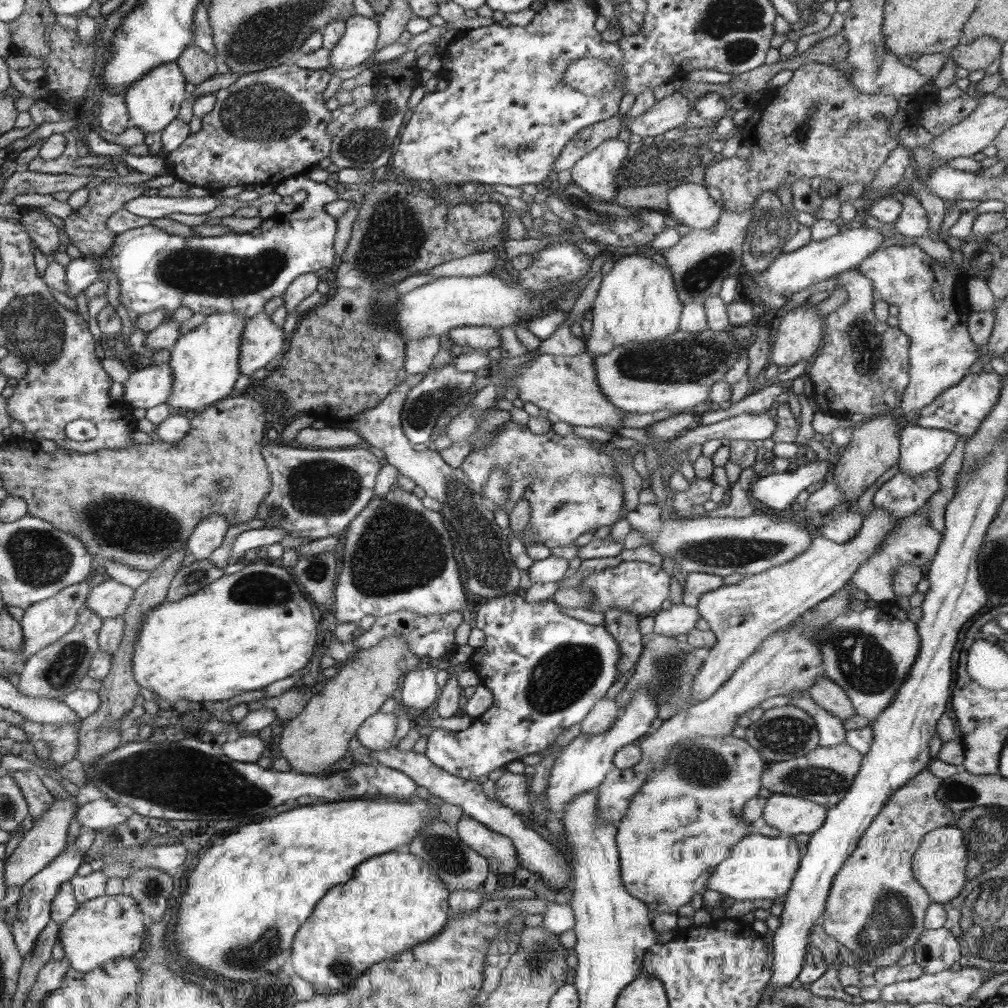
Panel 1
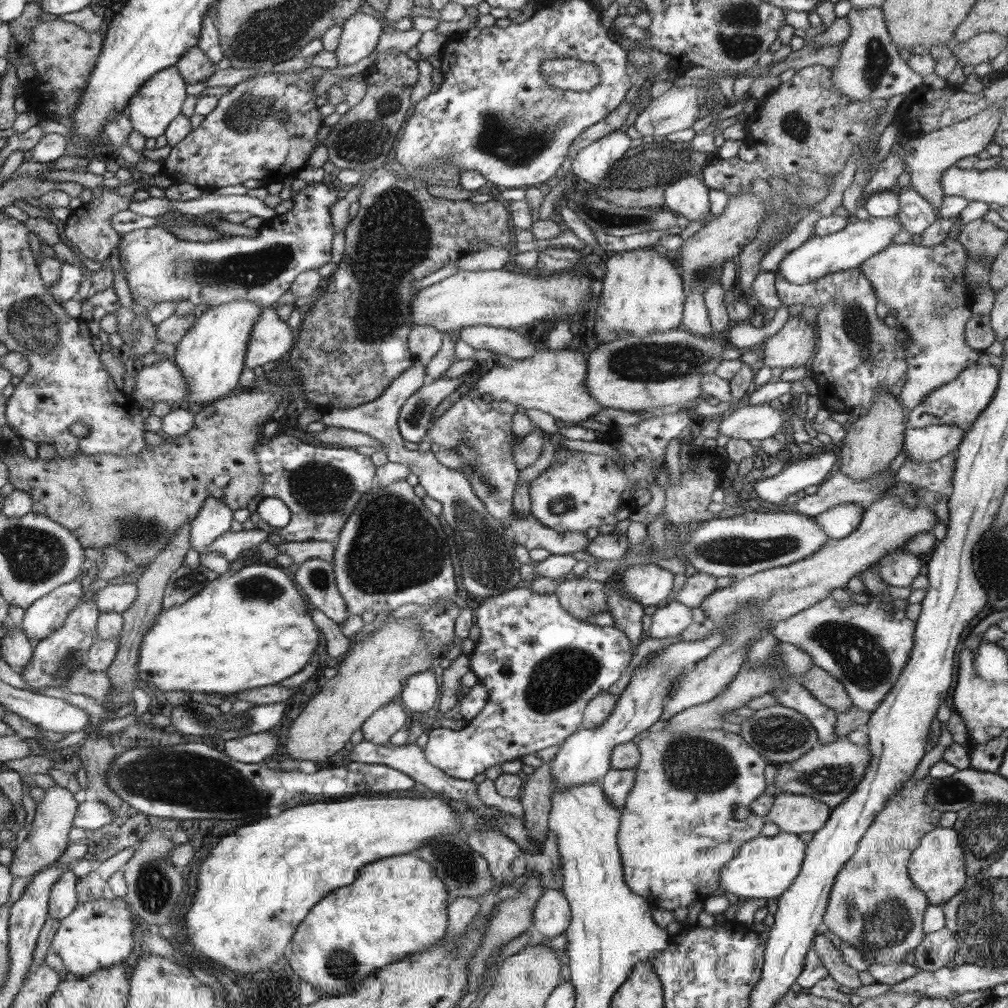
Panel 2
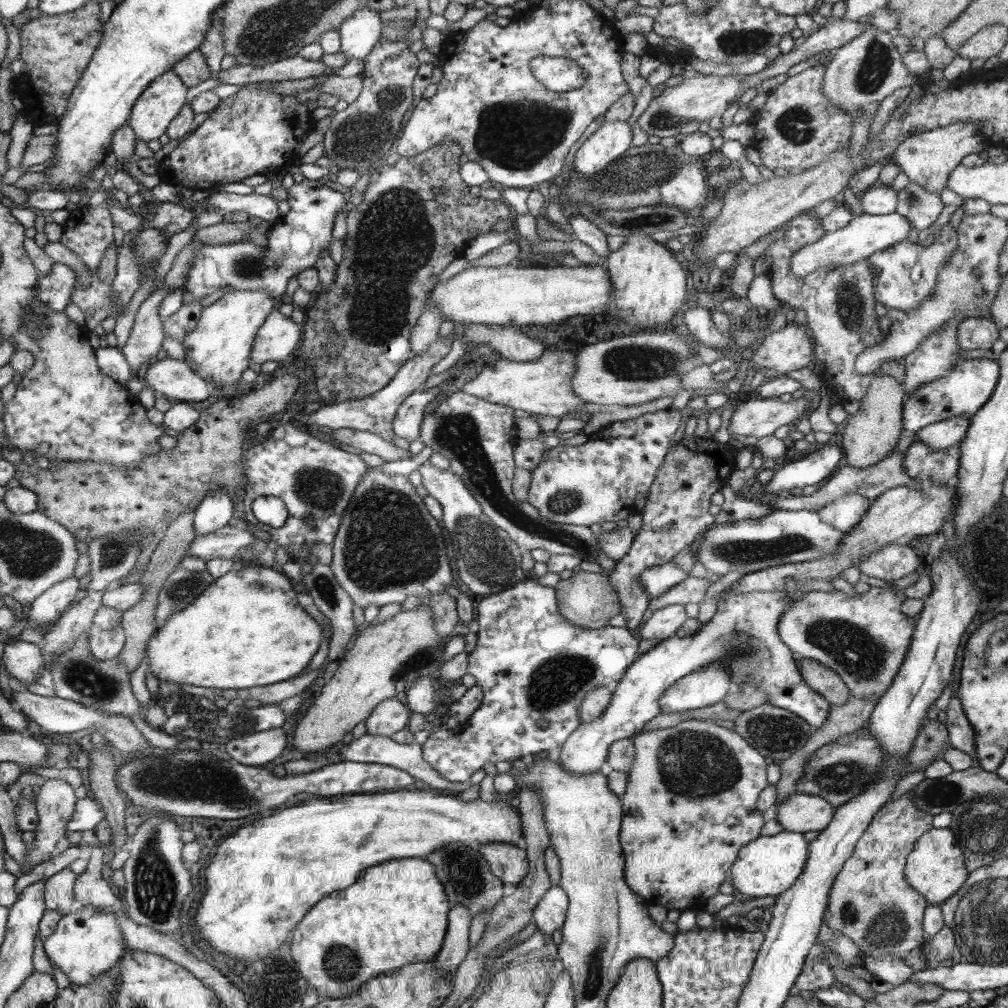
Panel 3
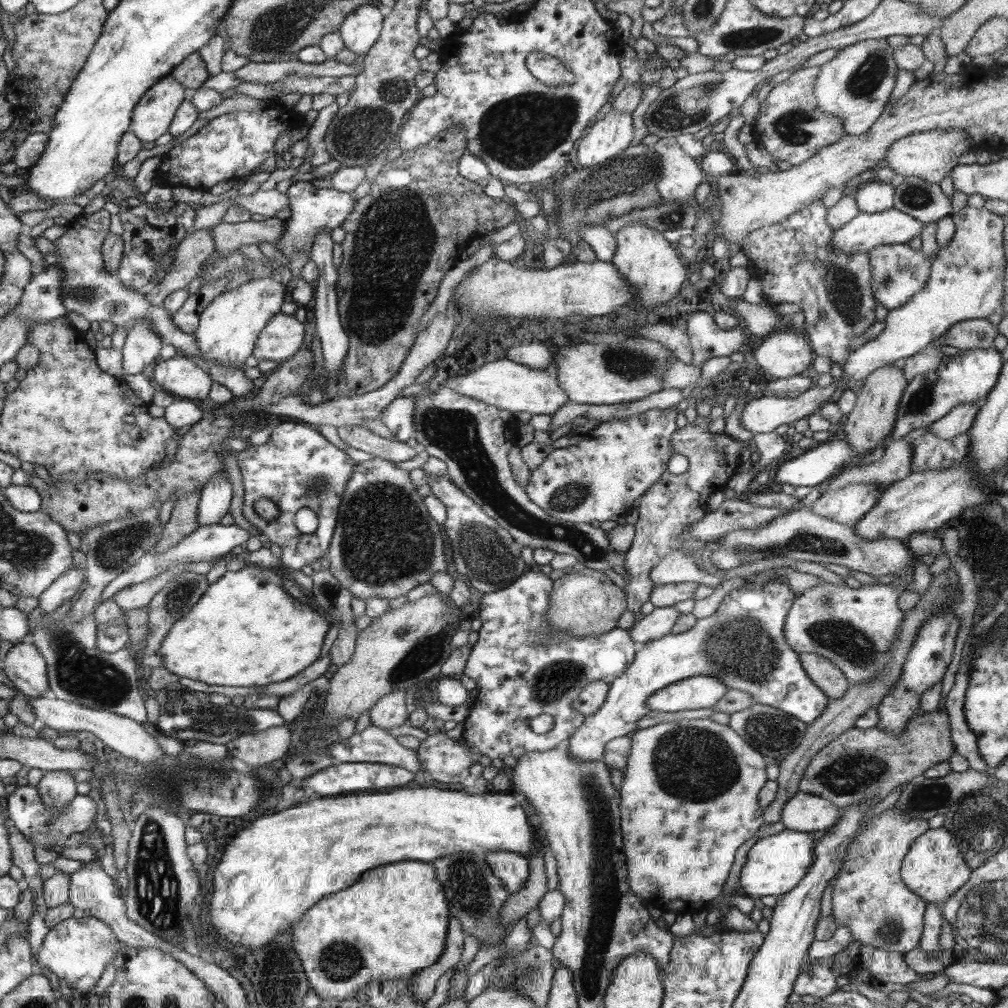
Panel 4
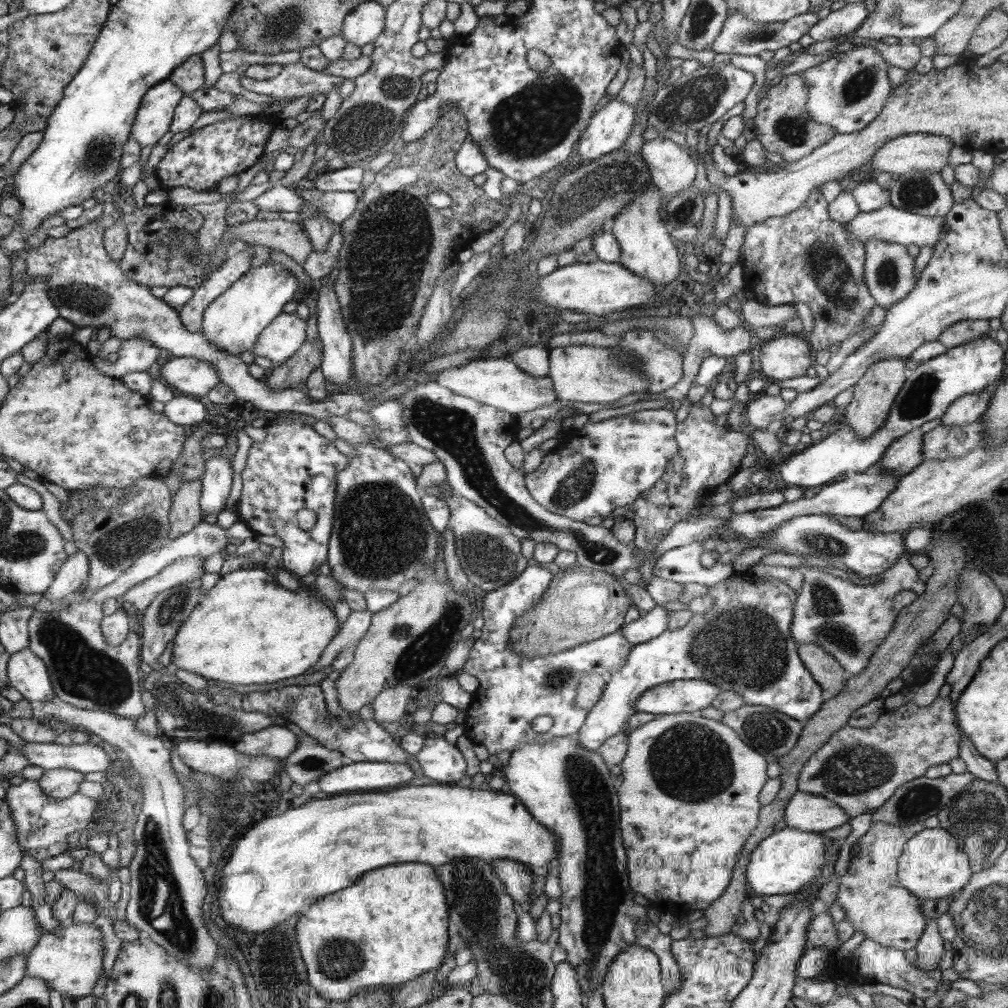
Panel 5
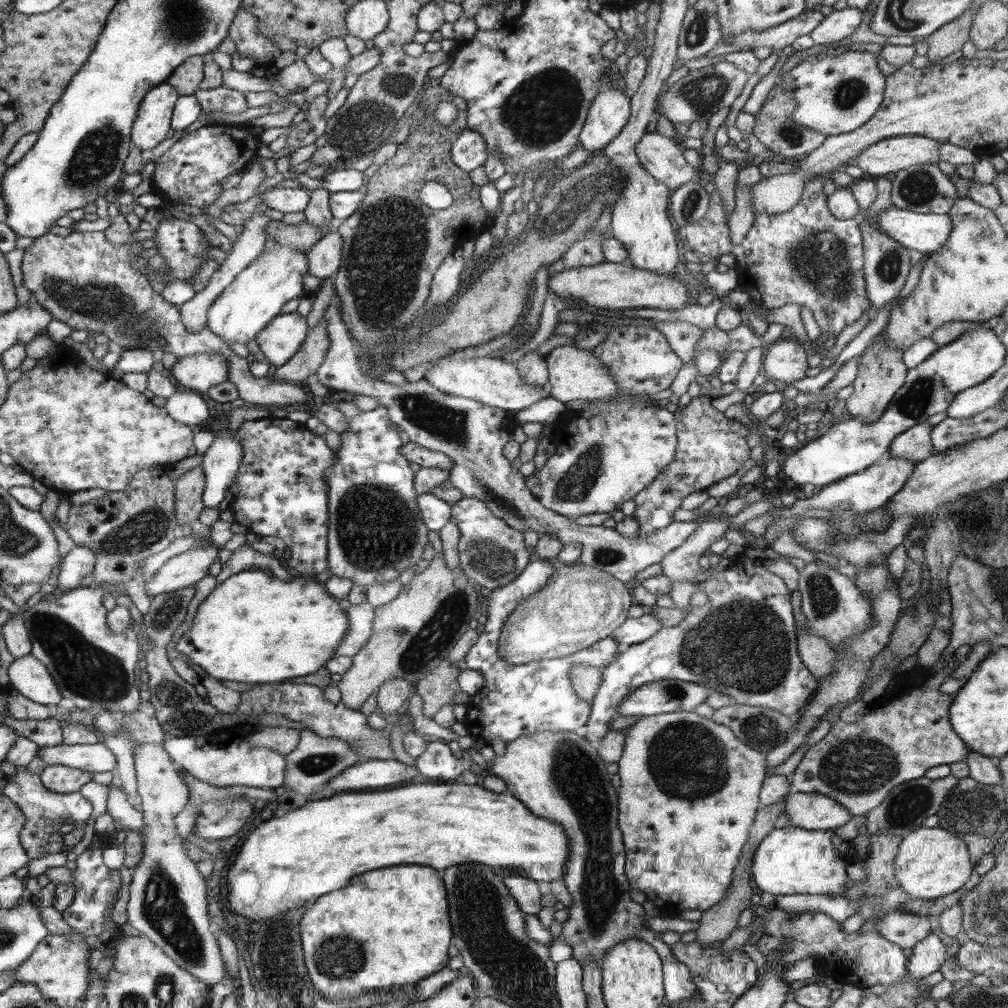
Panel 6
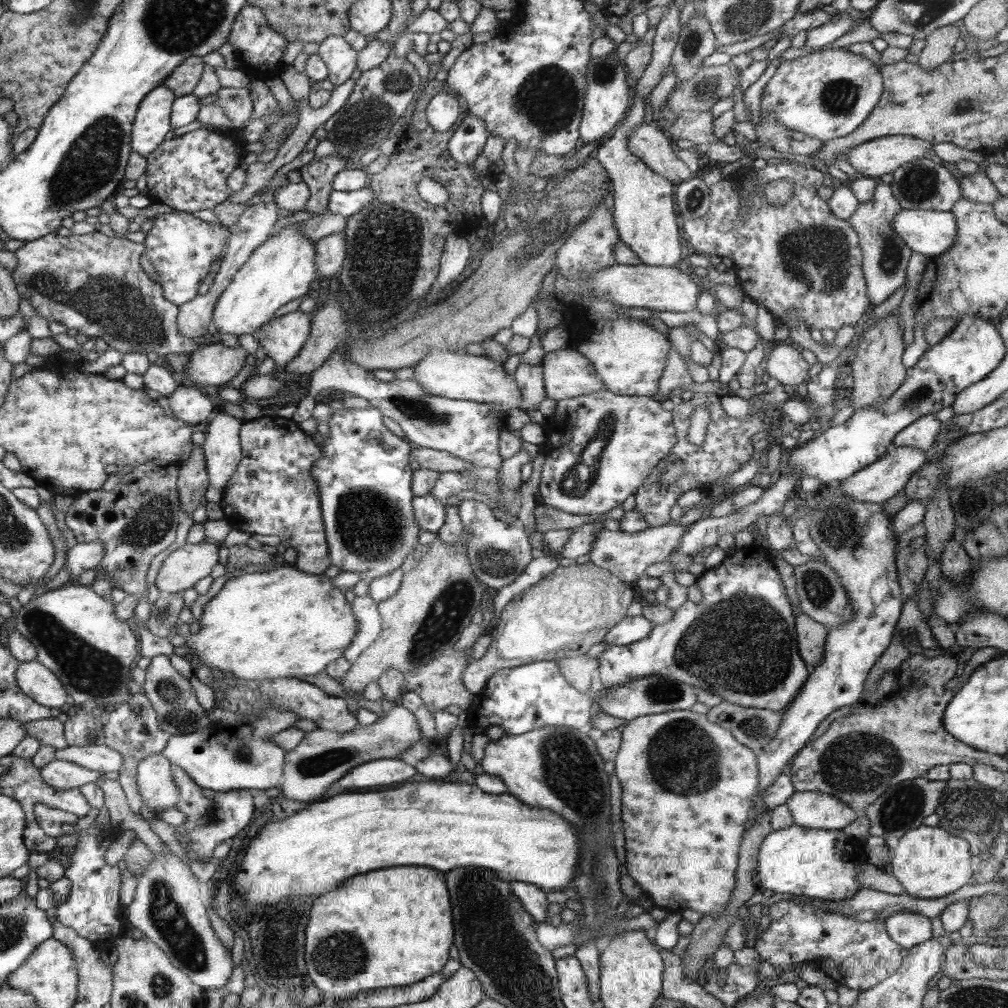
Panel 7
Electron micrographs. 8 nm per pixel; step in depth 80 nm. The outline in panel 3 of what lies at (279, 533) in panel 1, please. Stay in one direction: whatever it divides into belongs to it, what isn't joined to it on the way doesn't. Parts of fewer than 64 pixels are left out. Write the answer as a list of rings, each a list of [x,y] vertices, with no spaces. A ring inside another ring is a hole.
[[[225,525],[208,535],[200,535],[186,551],[185,556],[194,556],[203,561],[234,558],[240,548],[254,542],[254,534],[242,528]]]

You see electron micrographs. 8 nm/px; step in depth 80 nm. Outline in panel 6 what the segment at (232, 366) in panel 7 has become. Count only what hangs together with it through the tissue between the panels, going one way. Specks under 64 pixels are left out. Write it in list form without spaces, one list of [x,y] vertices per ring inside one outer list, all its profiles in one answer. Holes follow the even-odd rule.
[[[219,352],[179,358],[167,374],[181,390],[206,393],[212,386],[227,380],[227,360]]]

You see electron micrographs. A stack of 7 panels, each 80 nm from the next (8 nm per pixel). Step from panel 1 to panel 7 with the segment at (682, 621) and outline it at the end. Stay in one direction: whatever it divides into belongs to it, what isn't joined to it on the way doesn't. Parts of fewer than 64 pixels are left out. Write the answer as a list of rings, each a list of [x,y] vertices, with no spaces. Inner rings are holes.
[[[626,615],[626,618],[608,630],[602,642],[606,642],[608,646],[627,646],[646,639],[654,629],[654,625],[645,616],[639,615],[632,618]]]

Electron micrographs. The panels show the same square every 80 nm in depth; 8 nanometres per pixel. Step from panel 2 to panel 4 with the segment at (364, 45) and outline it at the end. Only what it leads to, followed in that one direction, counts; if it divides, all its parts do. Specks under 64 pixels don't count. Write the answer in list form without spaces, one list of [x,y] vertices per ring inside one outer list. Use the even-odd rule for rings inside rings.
[[[369,3],[354,9],[354,13],[345,19],[339,30],[345,48],[356,53],[358,57],[369,53],[381,37],[385,12],[386,10]]]

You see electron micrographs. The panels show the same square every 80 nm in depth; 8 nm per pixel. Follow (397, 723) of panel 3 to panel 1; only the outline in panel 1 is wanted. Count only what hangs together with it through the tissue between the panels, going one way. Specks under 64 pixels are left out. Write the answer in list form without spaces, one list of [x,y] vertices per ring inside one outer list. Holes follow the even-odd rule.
[[[378,711],[361,726],[357,739],[367,750],[386,750],[398,736],[397,716]]]

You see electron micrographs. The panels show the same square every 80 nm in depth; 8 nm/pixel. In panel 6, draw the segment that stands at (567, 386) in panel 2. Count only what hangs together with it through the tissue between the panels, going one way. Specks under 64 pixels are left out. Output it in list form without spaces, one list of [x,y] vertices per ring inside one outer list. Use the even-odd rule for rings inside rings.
[[[449,355],[434,360],[434,362],[437,362],[436,365],[428,370],[424,379],[438,387],[438,390],[462,398],[476,399],[478,402],[486,403],[488,406],[500,410],[510,410],[512,413],[516,413],[549,396],[547,387],[531,385],[519,374],[517,366],[505,357],[472,358],[468,356],[468,359],[463,360],[451,359]]]

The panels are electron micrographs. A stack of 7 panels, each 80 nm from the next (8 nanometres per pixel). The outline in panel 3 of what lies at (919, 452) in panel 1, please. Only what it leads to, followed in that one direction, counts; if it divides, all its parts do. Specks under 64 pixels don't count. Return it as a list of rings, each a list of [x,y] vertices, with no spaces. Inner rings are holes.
[[[955,416],[948,420],[942,420],[929,424],[915,433],[912,433],[915,442],[927,444],[931,450],[944,450],[955,444],[959,444],[966,436],[970,421],[963,416]]]

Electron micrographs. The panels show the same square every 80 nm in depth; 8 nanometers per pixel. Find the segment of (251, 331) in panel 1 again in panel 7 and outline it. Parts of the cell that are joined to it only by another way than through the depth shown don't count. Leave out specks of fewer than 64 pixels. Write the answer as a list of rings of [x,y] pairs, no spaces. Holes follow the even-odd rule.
[[[300,310],[274,318],[261,328],[257,341],[276,365],[289,363],[309,338],[310,313]]]

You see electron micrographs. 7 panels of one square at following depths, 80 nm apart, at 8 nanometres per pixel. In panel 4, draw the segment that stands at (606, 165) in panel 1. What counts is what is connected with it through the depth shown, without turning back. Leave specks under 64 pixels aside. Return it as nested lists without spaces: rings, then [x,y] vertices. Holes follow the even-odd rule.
[[[610,111],[596,121],[585,137],[578,141],[576,167],[602,165],[624,153],[634,138],[632,114]]]

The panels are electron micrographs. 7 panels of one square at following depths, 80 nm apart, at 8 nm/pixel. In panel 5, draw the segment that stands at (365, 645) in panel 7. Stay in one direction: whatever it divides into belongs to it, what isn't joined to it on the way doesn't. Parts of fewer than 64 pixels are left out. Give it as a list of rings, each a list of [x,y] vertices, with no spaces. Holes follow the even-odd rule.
[[[367,608],[364,610],[352,610],[333,642],[330,642],[326,646],[326,650],[322,652],[320,660],[307,670],[308,674],[318,670],[326,670],[342,649],[350,648],[350,646],[355,648],[356,644],[366,636],[366,632],[368,632],[371,625],[371,618],[372,612]]]

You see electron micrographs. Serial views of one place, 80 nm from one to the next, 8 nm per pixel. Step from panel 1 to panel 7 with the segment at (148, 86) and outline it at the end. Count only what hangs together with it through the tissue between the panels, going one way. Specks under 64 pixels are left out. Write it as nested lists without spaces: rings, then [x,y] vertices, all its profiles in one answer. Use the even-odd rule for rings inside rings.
[[[158,86],[142,102],[142,110],[137,110],[138,122],[134,121],[134,152],[140,156],[154,153],[164,142],[170,128],[170,112],[177,95],[169,87]]]

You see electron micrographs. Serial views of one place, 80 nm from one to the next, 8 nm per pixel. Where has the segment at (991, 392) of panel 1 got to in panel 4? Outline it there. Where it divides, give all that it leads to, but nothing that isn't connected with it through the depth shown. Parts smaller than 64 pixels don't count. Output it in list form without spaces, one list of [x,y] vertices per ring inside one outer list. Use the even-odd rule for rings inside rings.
[[[996,347],[962,350],[958,357],[945,357],[941,365],[932,372],[915,376],[906,385],[898,405],[896,422],[887,442],[898,440],[917,428],[927,427],[947,414],[955,406],[967,402],[983,401],[999,380],[1002,355]]]

